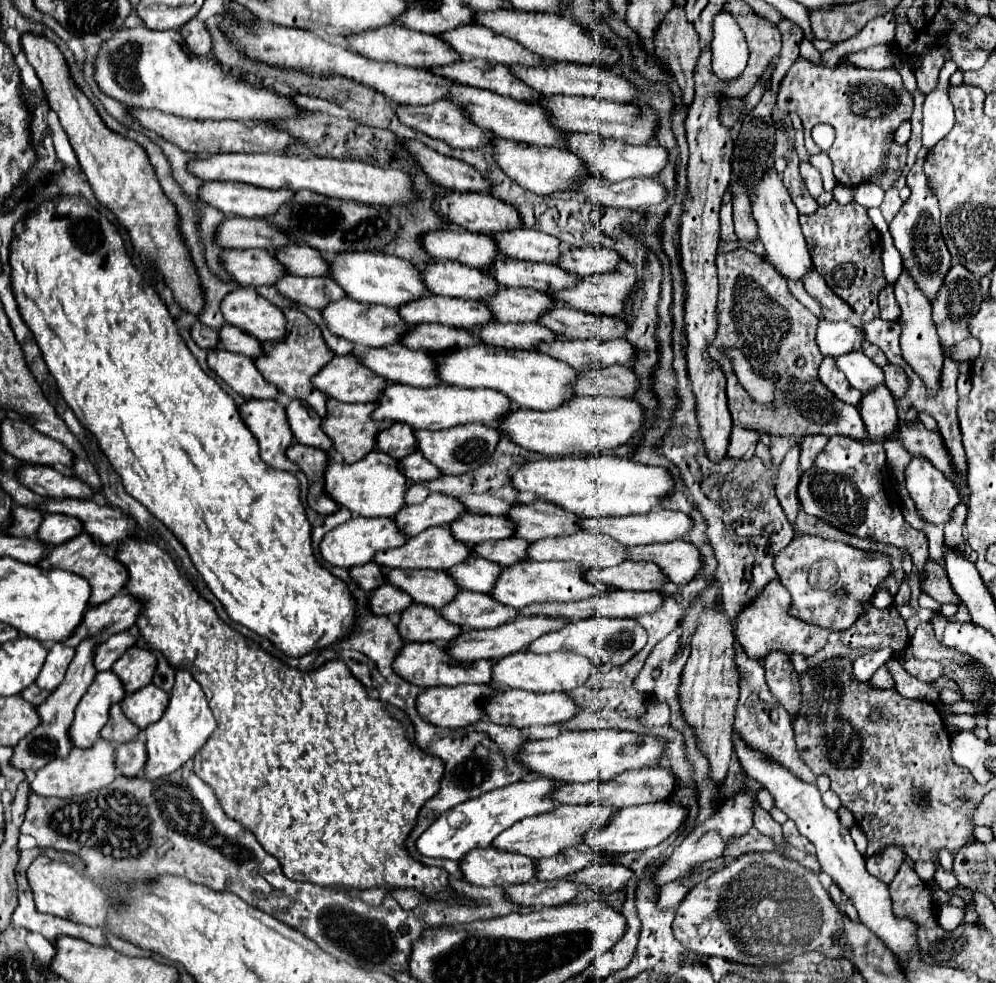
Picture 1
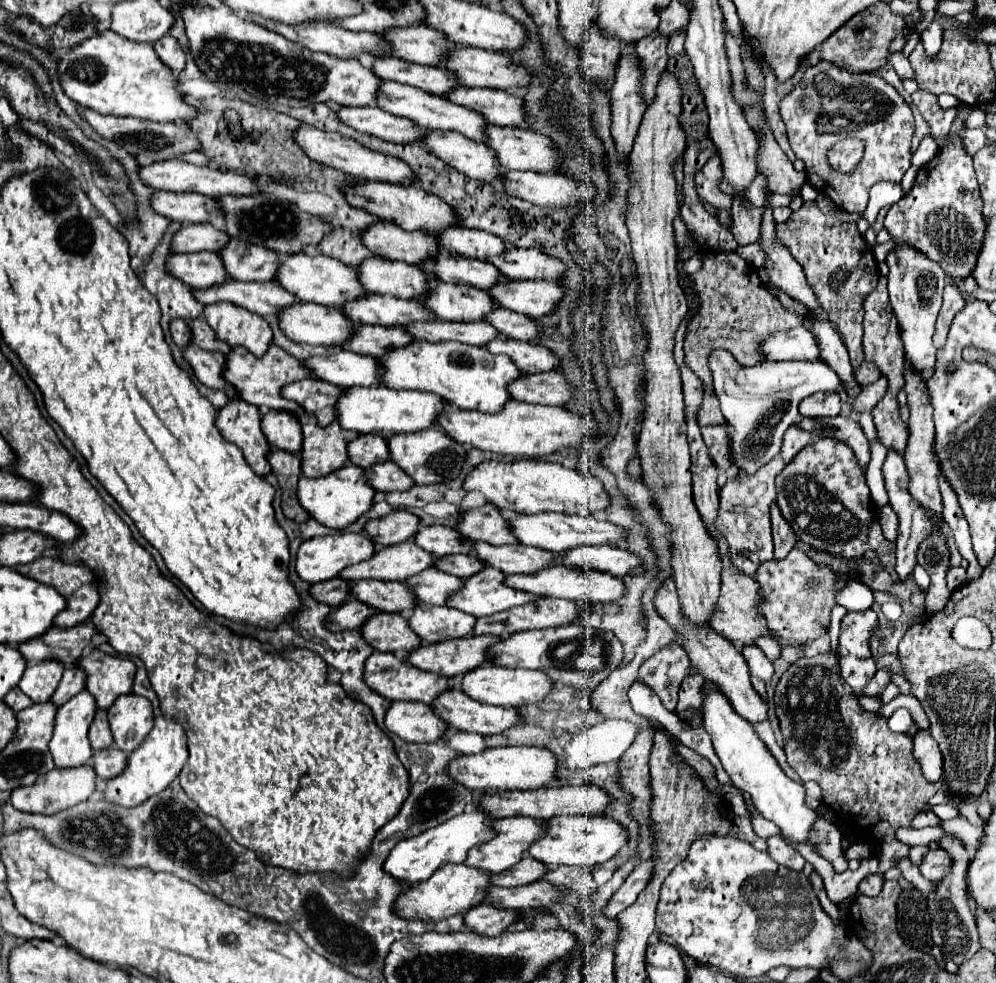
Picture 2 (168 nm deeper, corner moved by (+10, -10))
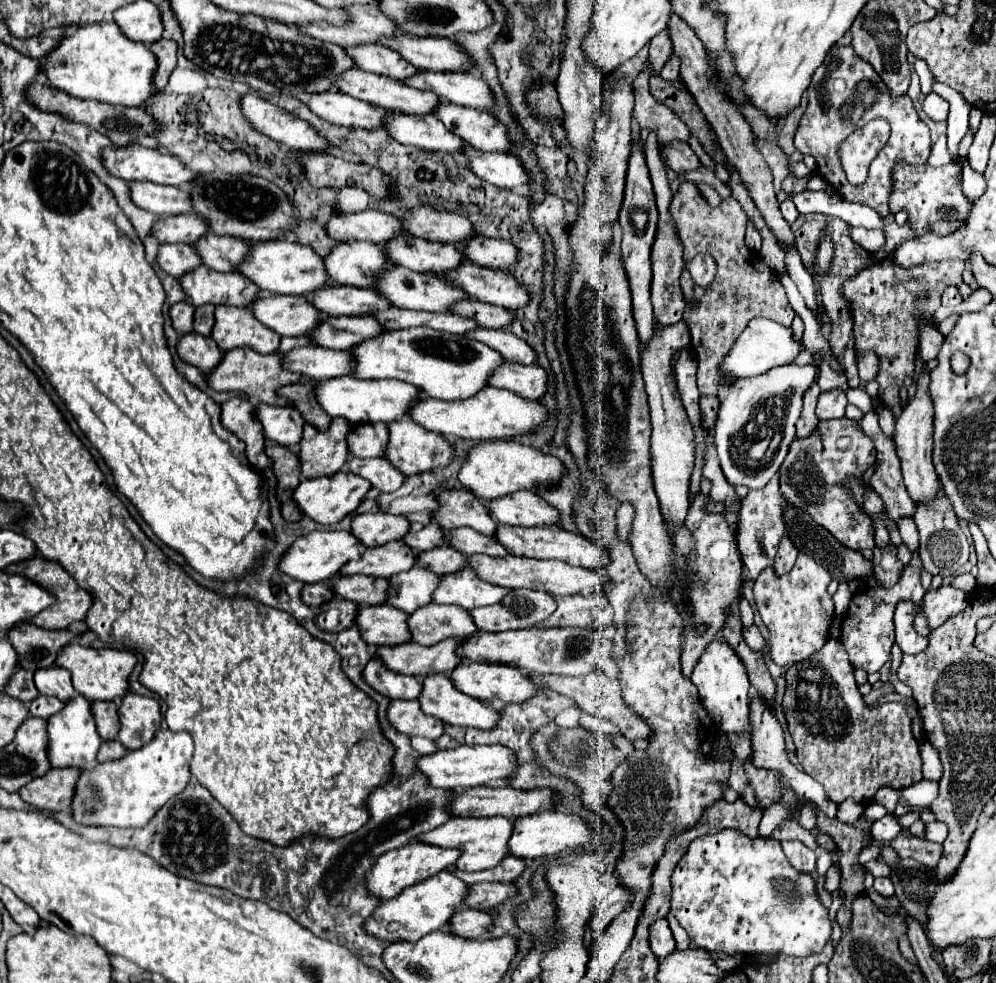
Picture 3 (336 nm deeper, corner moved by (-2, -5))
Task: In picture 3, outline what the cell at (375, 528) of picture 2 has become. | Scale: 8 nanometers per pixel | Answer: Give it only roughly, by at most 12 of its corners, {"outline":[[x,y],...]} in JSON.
{"outline":[[371,511],[353,519],[363,547],[379,547],[409,533],[403,515]]}

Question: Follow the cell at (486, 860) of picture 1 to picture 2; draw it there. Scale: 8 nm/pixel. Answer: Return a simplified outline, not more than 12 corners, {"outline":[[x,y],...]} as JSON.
{"outline":[[441,866],[393,904],[399,918],[439,922],[485,900],[489,872]]}

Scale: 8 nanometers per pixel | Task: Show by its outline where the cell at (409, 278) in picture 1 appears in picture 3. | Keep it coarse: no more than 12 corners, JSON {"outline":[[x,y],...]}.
{"outline":[[289,241],[255,243],[239,273],[261,291],[329,287],[325,261]]}

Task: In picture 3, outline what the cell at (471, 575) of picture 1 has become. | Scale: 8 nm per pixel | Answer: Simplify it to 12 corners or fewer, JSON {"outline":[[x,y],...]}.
{"outline":[[423,567],[389,581],[387,603],[405,613],[433,603],[441,575]]}

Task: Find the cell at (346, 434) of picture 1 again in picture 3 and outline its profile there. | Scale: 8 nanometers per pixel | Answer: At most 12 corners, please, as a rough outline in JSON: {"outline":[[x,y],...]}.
{"outline":[[307,423],[299,443],[303,477],[337,473],[347,463],[351,425],[327,431]]}

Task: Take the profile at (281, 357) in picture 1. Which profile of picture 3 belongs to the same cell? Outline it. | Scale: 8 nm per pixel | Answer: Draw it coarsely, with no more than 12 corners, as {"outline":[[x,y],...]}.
{"outline":[[231,349],[207,373],[215,391],[243,391],[267,405],[291,405],[277,389],[301,379],[281,353]]}

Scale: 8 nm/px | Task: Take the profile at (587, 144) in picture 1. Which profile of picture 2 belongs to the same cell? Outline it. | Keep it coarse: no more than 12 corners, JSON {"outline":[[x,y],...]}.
{"outline":[[485,126],[485,144],[505,170],[559,172],[539,132]]}

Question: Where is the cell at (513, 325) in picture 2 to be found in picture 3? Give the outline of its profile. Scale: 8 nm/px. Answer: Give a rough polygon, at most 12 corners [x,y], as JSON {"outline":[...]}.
{"outline":[[475,301],[453,305],[453,313],[481,327],[509,329],[515,311]]}

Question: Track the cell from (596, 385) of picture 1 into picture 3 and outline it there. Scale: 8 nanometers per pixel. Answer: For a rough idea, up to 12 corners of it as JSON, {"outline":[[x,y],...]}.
{"outline":[[503,363],[489,379],[527,399],[541,399],[549,375],[533,365]]}

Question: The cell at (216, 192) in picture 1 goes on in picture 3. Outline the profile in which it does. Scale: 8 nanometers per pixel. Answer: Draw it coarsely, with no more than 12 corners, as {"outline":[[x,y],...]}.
{"outline":[[129,183],[133,203],[153,215],[193,211],[187,189]]}

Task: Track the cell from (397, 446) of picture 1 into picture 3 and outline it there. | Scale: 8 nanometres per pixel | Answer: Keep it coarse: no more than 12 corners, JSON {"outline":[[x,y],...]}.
{"outline":[[357,425],[349,437],[355,457],[383,457],[387,425]]}

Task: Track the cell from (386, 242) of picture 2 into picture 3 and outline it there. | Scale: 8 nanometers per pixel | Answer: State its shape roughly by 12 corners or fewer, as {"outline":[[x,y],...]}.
{"outline":[[377,209],[335,211],[327,233],[337,241],[385,245],[403,223]]}

